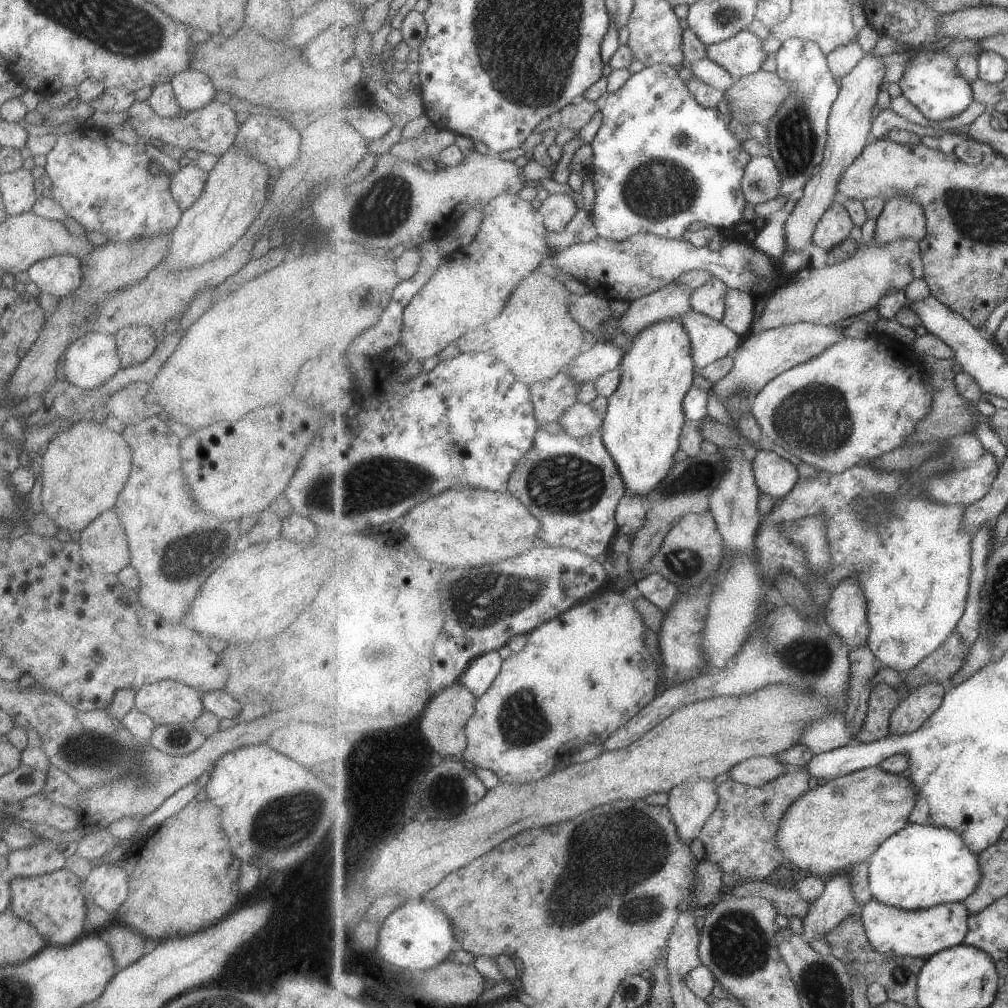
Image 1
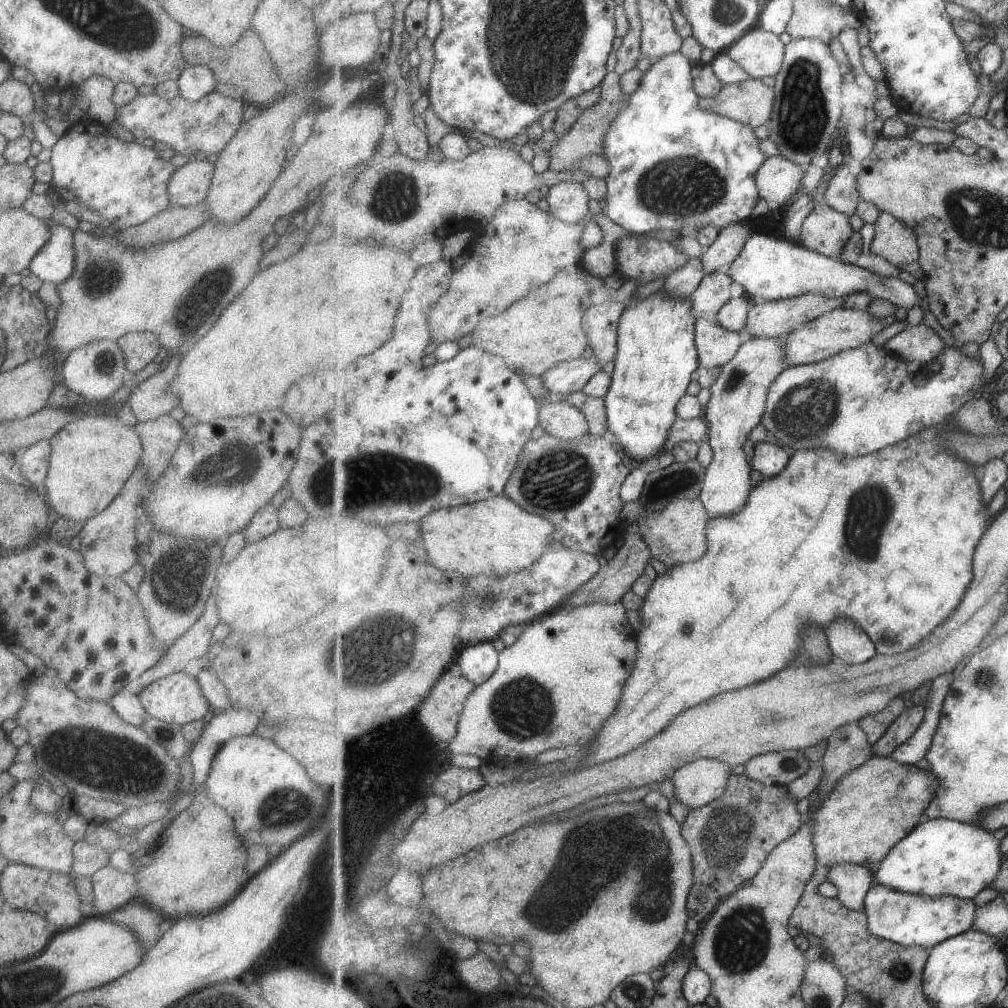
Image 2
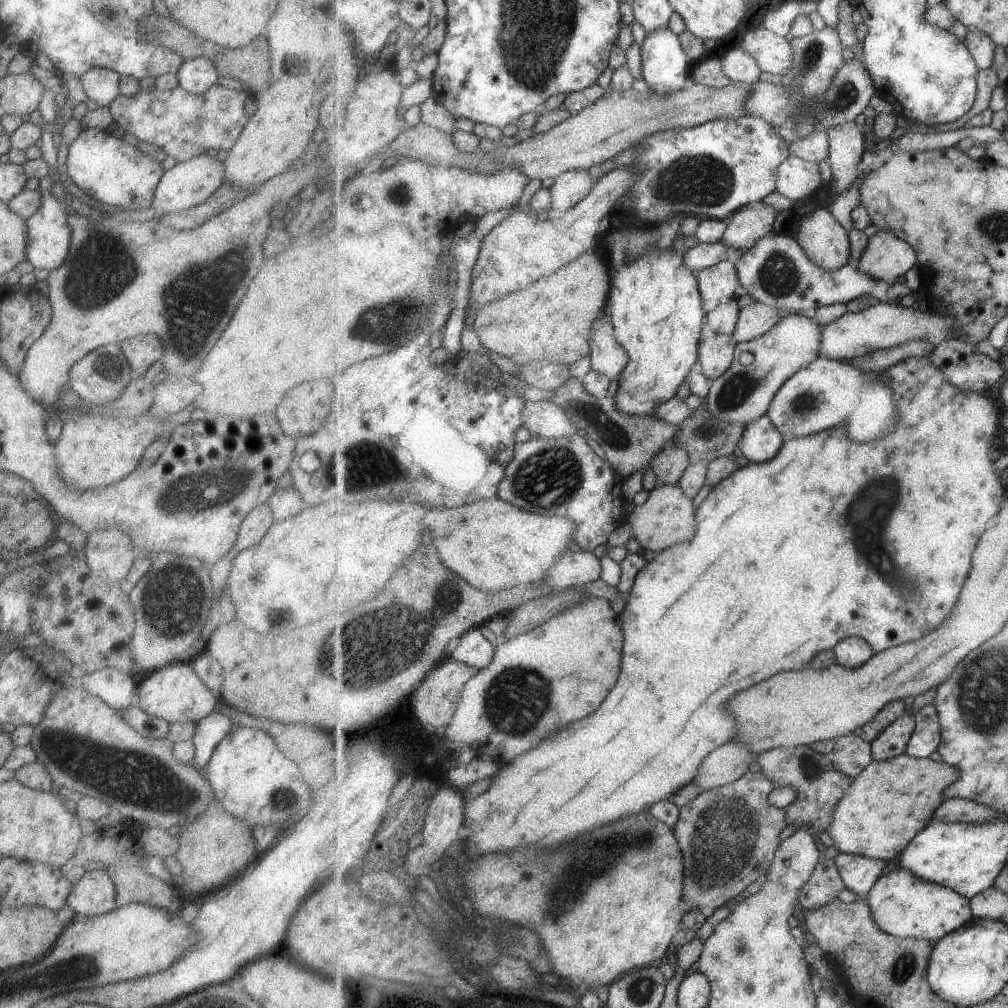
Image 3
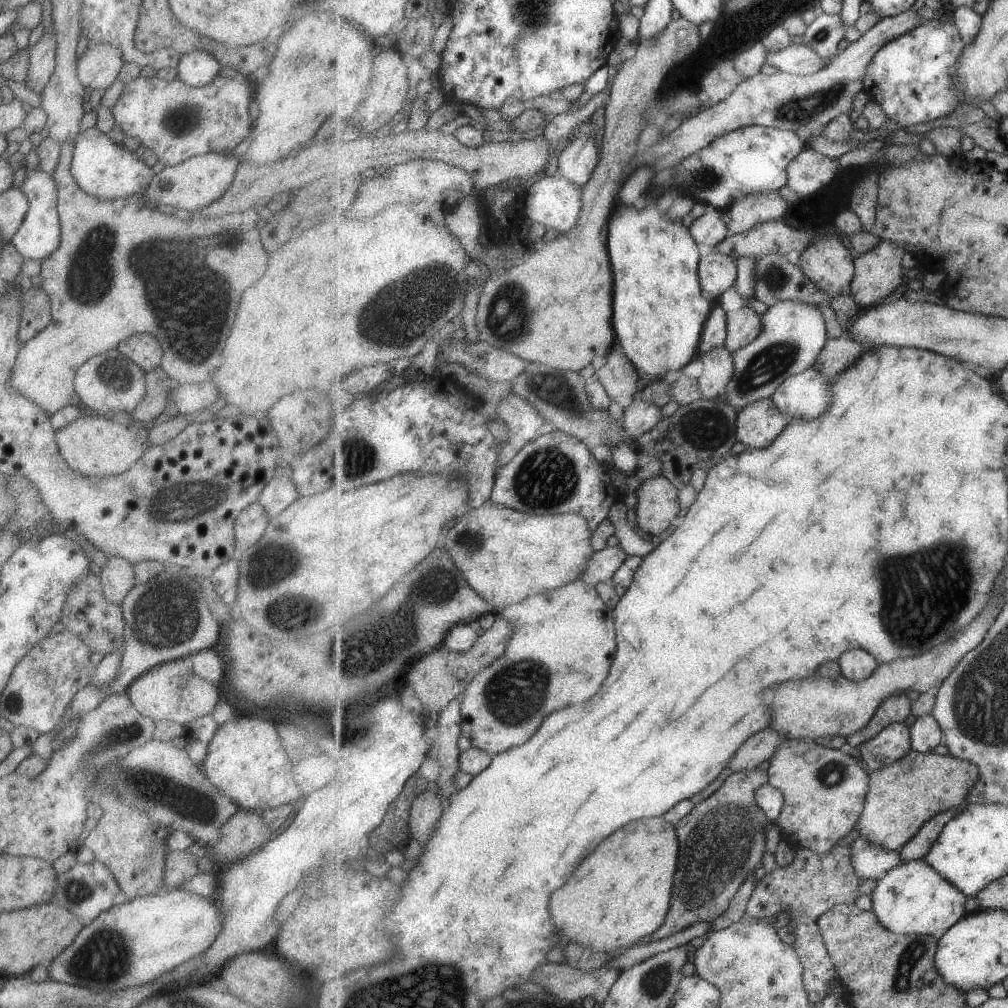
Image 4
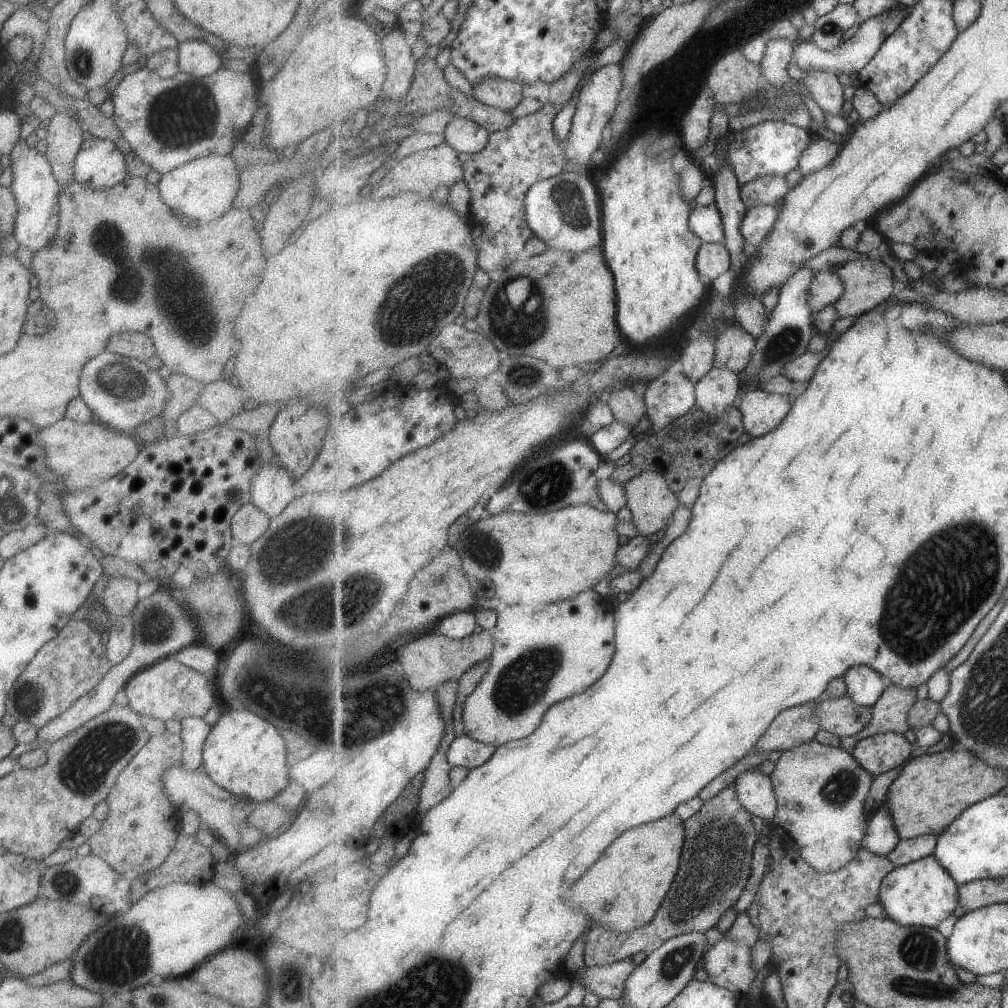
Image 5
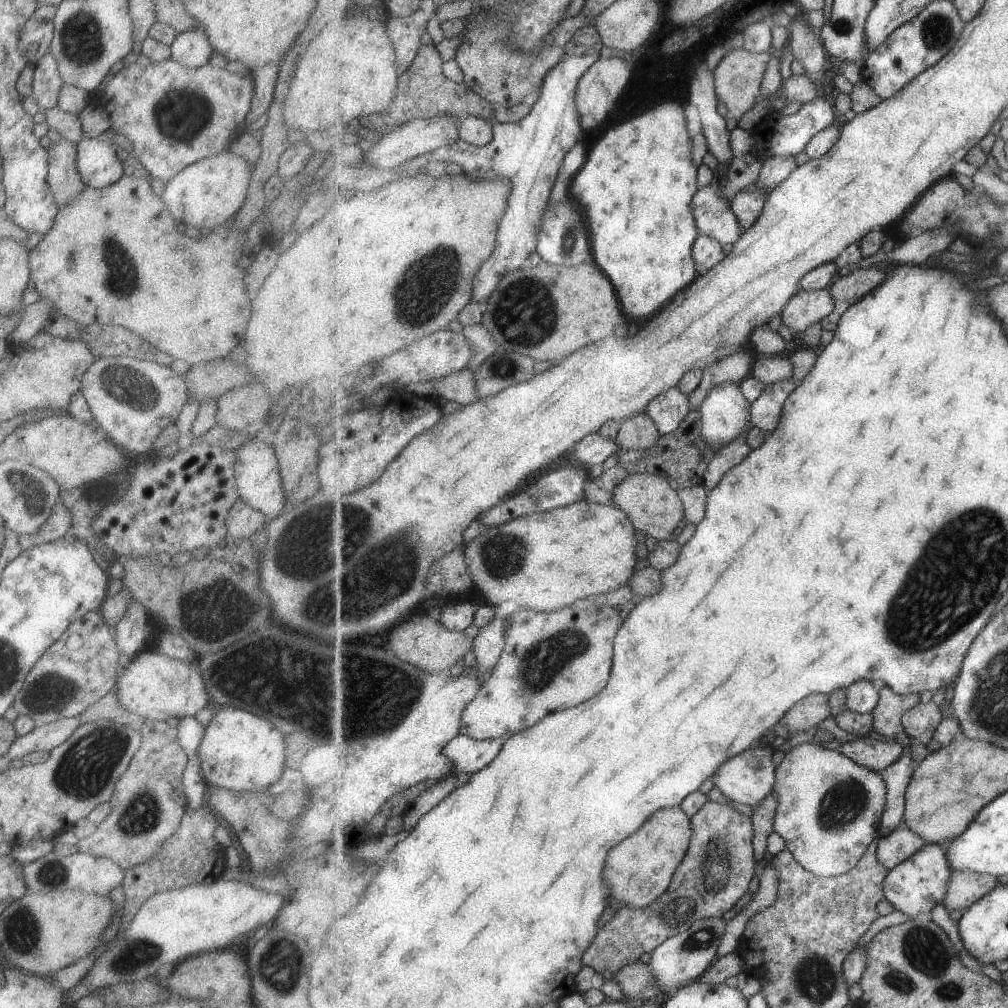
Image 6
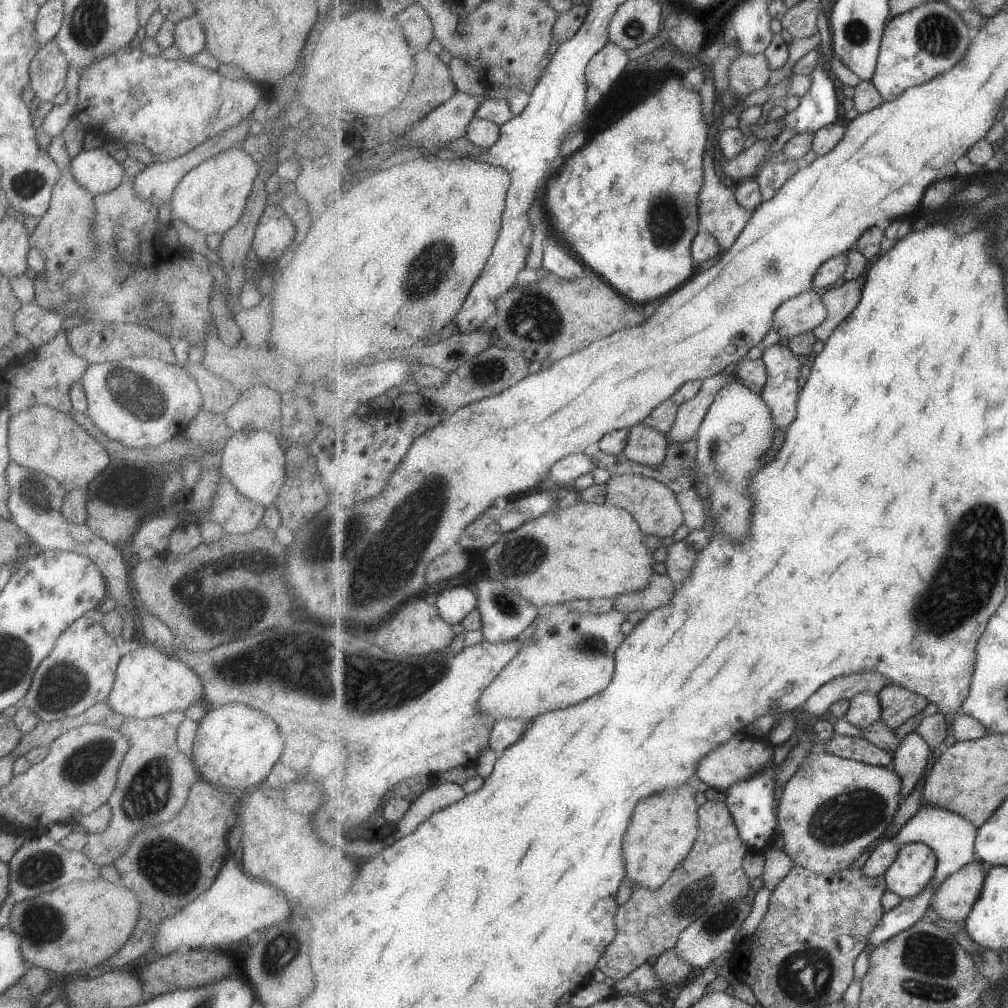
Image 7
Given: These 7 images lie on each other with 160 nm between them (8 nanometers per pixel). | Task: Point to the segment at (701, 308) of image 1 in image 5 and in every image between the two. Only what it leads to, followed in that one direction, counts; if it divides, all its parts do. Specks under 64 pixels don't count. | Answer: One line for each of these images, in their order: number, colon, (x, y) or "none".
2: (714, 291)
3: (717, 283)
4: (718, 271)
5: (714, 259)

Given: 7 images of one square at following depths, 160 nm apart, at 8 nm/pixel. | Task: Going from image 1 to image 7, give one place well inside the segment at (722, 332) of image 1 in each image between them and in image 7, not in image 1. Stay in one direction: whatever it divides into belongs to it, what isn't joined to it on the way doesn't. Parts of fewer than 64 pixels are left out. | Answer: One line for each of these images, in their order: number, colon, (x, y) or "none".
2: (716, 346)
3: (716, 352)
4: (718, 369)
5: (716, 392)
6: (726, 412)
7: (739, 428)

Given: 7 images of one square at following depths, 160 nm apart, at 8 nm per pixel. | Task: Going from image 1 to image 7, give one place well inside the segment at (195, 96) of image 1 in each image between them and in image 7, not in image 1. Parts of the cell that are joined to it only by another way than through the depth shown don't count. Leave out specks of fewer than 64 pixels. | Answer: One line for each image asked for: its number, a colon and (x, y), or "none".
2: (194, 82)
3: (196, 75)
4: (195, 68)
5: (197, 59)
6: (191, 48)
7: (189, 37)

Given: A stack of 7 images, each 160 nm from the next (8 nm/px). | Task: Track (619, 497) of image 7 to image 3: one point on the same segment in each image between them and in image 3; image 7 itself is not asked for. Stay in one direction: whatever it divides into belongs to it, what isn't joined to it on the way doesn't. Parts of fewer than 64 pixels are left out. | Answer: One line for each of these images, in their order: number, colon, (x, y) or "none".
3: (668, 517)
4: (657, 508)
5: (651, 500)
6: (656, 508)

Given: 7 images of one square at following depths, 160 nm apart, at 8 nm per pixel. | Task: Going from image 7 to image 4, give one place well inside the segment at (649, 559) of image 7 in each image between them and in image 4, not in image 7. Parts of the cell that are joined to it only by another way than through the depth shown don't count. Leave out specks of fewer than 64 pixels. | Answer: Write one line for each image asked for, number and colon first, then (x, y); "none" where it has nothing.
4: (506, 555)
5: (511, 559)
6: (545, 561)

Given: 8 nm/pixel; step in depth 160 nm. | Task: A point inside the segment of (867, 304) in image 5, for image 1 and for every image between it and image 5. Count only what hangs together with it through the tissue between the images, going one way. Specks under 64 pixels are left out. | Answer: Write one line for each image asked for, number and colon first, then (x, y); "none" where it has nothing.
1: (902, 217)
2: (894, 240)
3: (887, 257)
4: (879, 276)

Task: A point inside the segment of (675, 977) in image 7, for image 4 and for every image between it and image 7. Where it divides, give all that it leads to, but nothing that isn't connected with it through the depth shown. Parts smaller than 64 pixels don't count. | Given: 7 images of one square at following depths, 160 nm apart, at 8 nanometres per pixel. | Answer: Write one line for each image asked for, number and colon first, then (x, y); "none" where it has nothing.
4: (566, 982)
5: (608, 982)
6: (637, 980)

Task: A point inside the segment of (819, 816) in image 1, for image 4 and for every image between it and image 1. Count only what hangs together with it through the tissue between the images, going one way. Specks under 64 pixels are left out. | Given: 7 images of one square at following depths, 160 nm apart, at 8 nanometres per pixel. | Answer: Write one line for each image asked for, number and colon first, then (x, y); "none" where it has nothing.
2: (878, 804)
3: (889, 803)
4: (904, 796)

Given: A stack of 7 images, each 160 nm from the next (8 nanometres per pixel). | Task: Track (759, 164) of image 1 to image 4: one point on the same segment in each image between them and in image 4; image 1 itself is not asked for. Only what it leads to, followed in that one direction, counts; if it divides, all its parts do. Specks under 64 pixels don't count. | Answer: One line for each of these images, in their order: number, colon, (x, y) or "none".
2: (779, 179)
3: (797, 178)
4: (810, 172)

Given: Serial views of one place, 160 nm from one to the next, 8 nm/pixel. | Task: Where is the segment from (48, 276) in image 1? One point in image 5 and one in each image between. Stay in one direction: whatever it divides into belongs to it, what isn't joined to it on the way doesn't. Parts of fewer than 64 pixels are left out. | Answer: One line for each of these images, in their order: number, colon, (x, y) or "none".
2: (53, 262)
3: (47, 233)
4: (38, 235)
5: (35, 191)

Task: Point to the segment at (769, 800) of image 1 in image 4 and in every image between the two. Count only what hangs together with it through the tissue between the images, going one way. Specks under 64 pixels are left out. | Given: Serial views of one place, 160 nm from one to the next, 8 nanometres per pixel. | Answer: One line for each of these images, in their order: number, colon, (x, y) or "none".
2: (731, 837)
3: (729, 835)
4: (722, 840)

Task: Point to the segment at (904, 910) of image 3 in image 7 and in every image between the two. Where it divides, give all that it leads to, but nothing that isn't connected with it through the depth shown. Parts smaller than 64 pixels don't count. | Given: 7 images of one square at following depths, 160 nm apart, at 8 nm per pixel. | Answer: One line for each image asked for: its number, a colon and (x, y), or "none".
4: (913, 898)
5: (924, 893)
6: (916, 886)
7: (914, 868)

